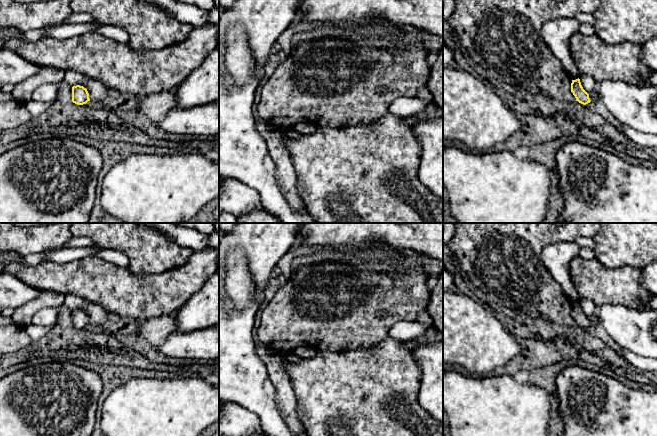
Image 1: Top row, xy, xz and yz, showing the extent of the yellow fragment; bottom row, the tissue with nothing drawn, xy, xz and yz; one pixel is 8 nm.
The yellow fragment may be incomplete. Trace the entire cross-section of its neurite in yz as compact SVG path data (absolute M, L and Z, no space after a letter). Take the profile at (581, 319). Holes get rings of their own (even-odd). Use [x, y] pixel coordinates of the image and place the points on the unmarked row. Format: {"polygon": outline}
{"polygon": "M579 302L572 304L571 316L579 327L586 329L591 326L589 318L583 313Z"}

